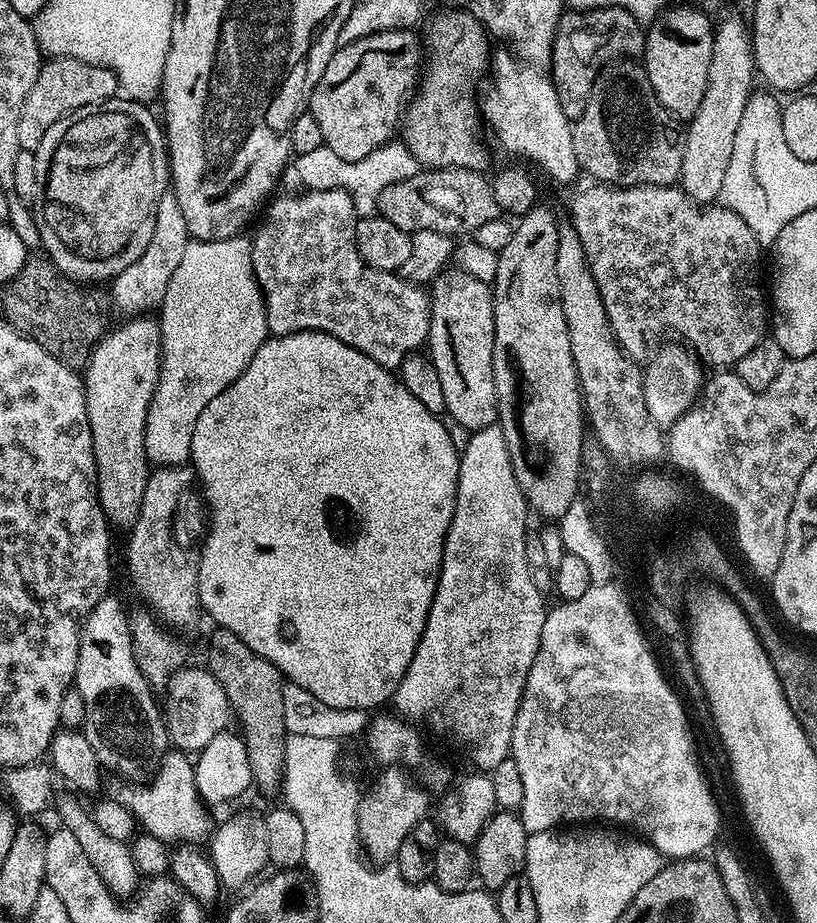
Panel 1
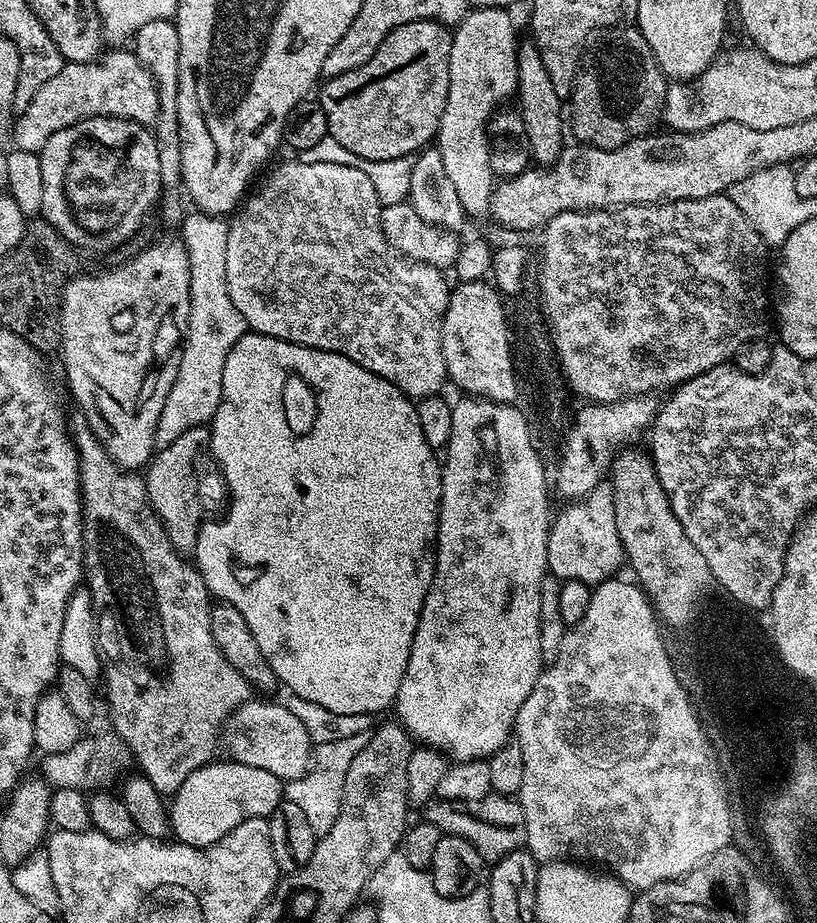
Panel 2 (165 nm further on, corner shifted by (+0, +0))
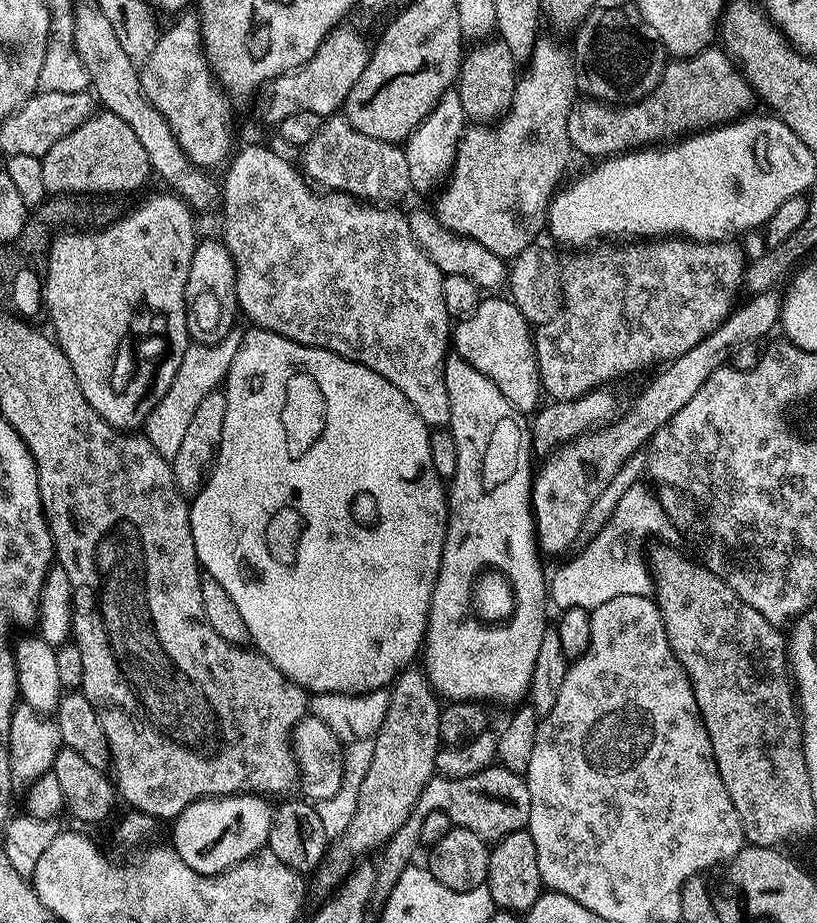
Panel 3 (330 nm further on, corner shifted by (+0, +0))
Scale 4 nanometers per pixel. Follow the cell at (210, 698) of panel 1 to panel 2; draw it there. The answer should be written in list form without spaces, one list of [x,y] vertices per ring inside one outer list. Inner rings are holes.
[[[250,698],[229,719],[222,733],[223,747],[228,747],[227,755],[237,764],[270,770],[270,774],[285,782],[302,778],[312,763],[314,741],[302,722],[298,722],[283,703],[267,704],[264,700],[267,699]]]

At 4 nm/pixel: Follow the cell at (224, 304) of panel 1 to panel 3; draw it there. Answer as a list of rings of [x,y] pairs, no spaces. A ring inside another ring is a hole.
[[[229,334],[216,344],[189,343],[188,349],[182,354],[182,362],[178,366],[178,374],[166,390],[166,394],[150,410],[150,414],[144,419],[142,425],[143,435],[147,436],[149,442],[158,450],[158,454],[173,458],[178,454],[178,448],[185,437],[186,429],[189,427],[190,418],[198,404],[211,392],[217,391],[218,385],[228,374],[228,367],[236,353],[238,340],[235,335]]]

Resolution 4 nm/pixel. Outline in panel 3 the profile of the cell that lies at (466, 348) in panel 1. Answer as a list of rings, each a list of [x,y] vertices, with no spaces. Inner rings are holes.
[[[488,294],[468,316],[455,325],[450,340],[454,345],[455,355],[461,356],[478,374],[486,374],[498,390],[514,407],[525,414],[537,411],[541,403],[542,389],[540,375],[536,365],[536,346],[534,332],[528,319],[518,310],[511,299],[504,300],[500,294]]]

